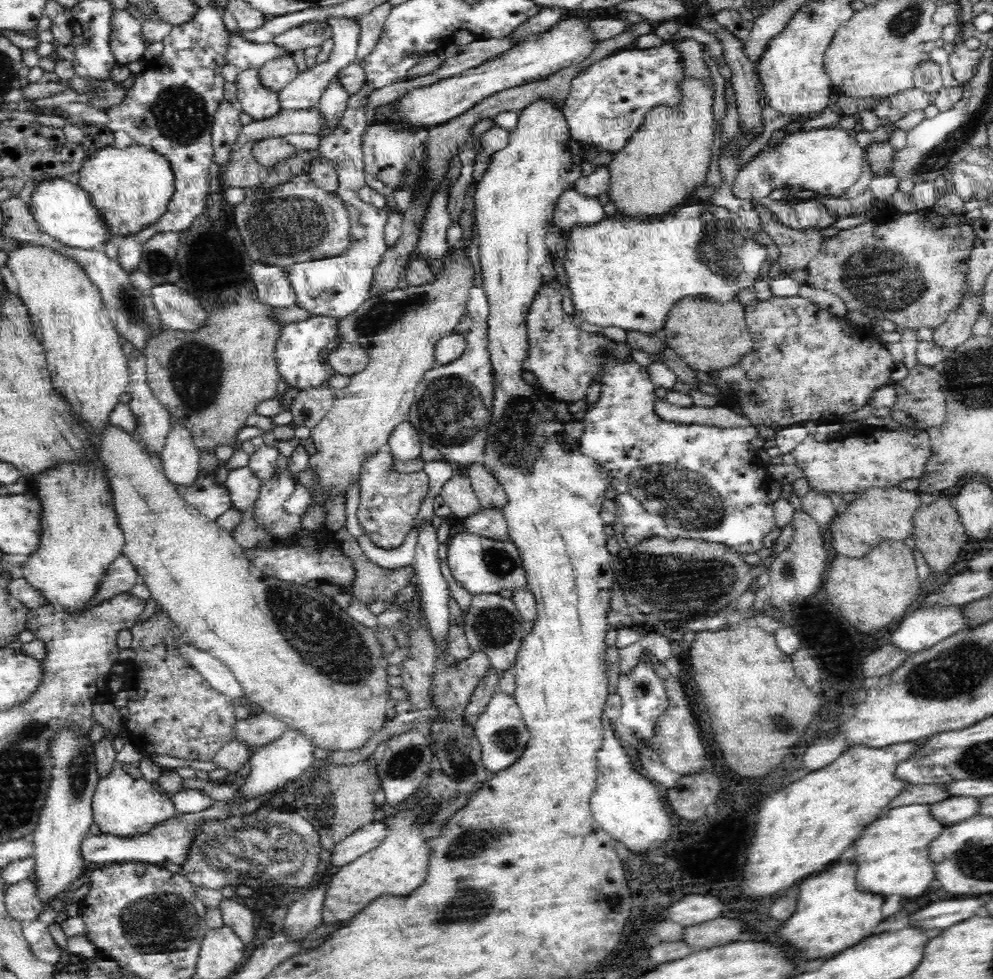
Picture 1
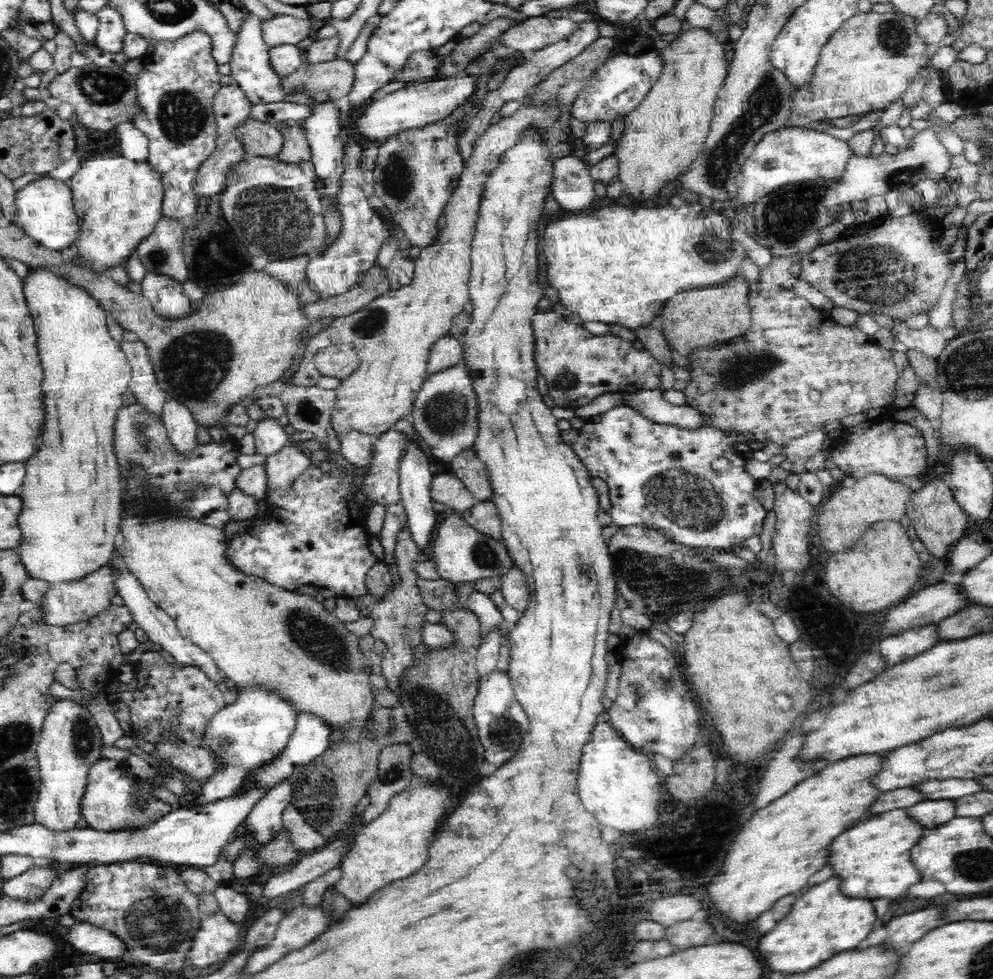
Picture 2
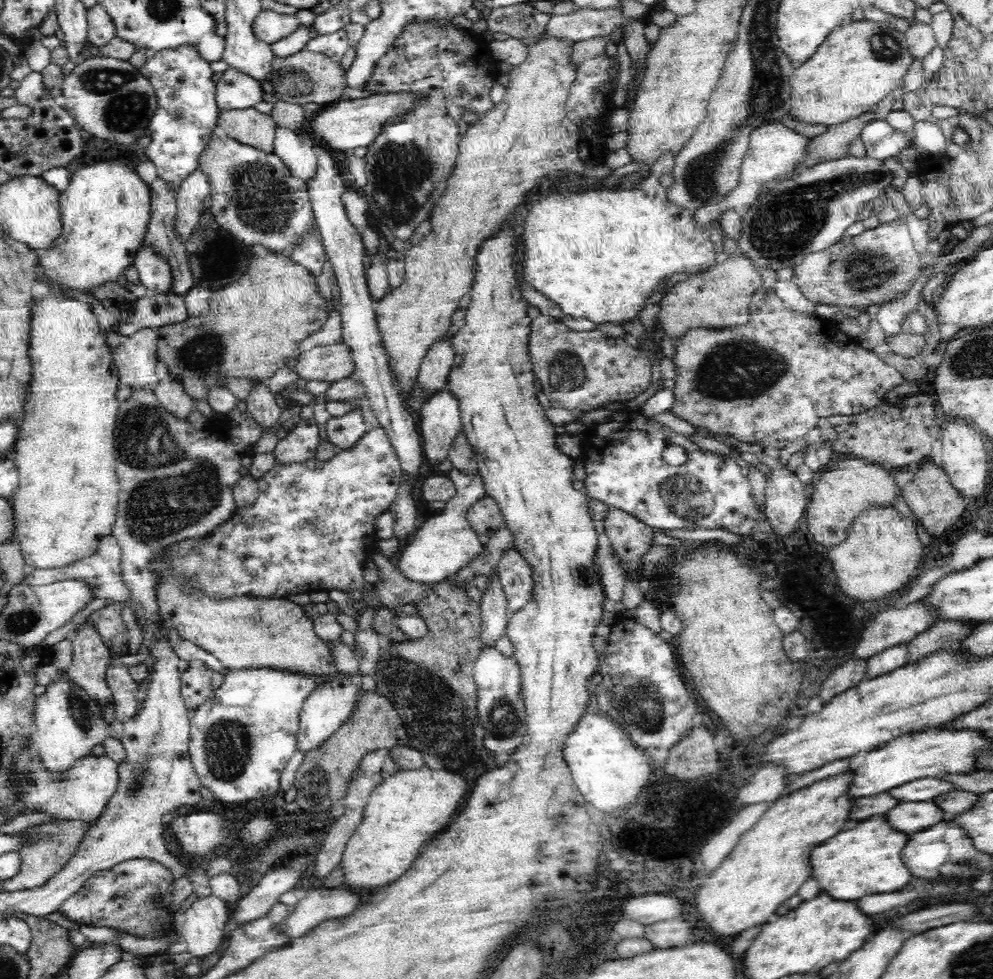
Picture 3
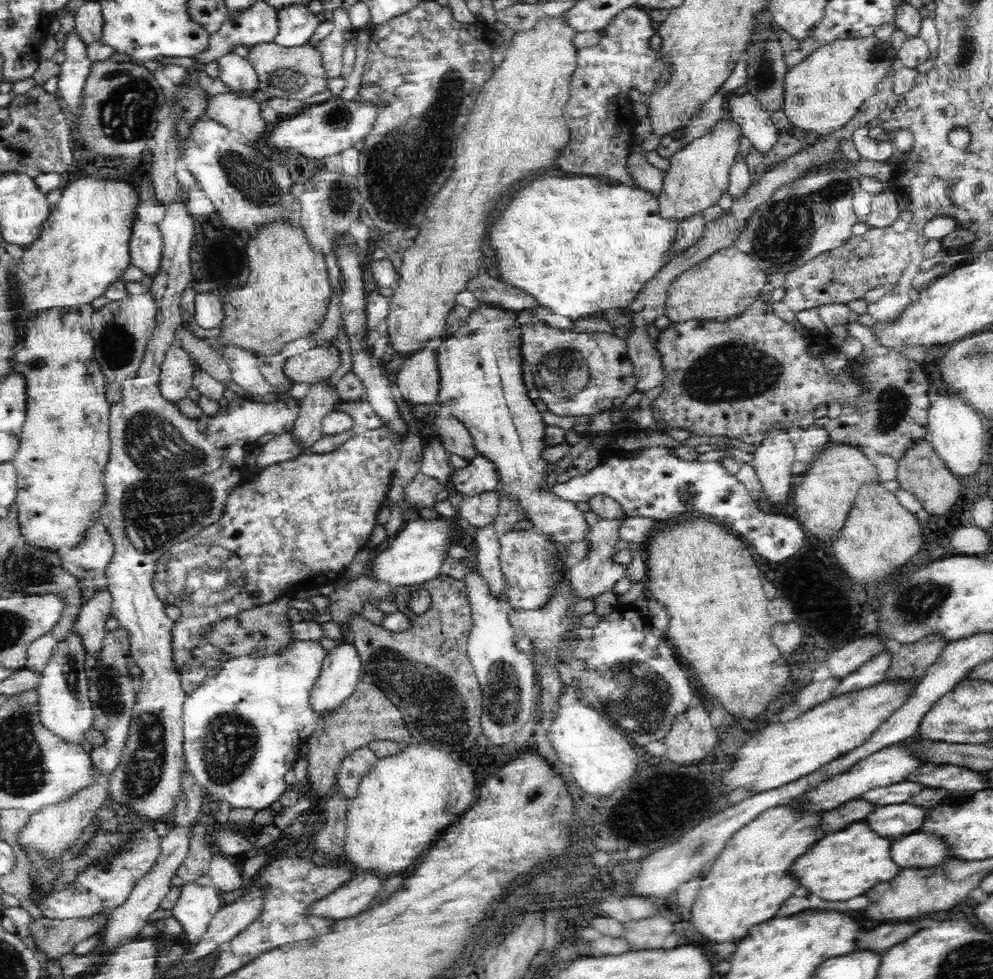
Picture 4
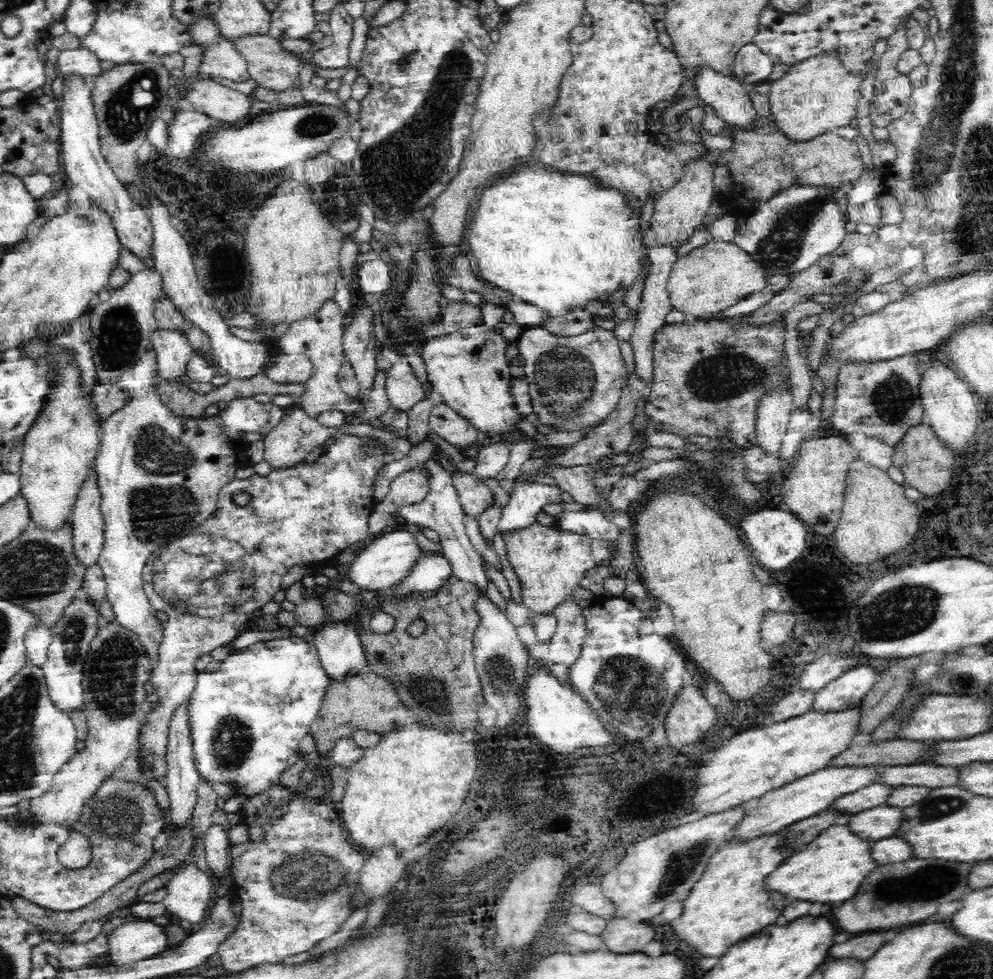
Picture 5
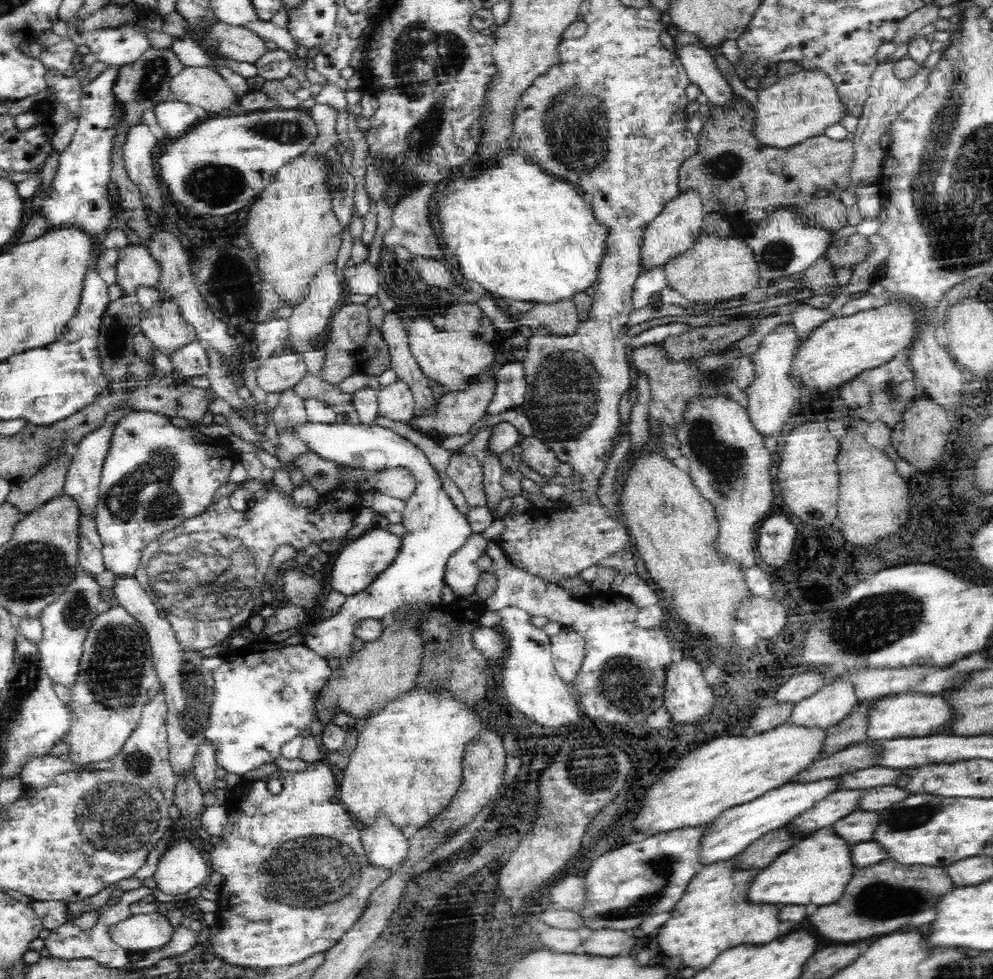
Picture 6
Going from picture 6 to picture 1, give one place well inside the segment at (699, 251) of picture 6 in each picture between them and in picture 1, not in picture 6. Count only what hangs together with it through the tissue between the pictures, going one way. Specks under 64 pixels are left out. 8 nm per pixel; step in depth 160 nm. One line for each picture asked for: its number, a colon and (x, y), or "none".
1: (709, 335)
2: (709, 317)
3: (720, 298)
4: (721, 287)
5: (711, 278)

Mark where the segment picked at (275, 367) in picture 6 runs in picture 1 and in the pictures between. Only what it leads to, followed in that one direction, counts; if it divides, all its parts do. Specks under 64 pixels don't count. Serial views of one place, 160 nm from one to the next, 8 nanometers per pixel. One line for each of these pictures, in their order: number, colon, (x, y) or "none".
1: (347, 358)
2: (340, 360)
3: (332, 363)
4: (310, 366)
5: (287, 368)

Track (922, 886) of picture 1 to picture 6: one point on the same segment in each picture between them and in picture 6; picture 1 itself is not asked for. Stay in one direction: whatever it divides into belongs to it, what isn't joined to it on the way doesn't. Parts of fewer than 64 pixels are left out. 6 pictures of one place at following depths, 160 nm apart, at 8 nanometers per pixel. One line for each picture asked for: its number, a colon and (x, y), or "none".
2: (873, 859)
3: (866, 859)
4: (844, 864)
5: (831, 867)
6: (815, 870)

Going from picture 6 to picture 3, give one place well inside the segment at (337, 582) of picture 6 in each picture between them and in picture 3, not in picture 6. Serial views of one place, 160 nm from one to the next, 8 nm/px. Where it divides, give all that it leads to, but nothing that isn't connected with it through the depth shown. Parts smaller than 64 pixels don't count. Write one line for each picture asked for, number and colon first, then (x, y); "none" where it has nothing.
3: (445, 543)
4: (415, 556)
5: (387, 559)

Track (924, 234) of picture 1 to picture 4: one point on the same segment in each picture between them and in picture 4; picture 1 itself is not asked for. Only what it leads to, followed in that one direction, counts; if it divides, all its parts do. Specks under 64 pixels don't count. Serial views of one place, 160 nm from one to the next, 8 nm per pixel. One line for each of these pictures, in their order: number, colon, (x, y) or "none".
2: (891, 266)
3: (878, 266)
4: (846, 273)

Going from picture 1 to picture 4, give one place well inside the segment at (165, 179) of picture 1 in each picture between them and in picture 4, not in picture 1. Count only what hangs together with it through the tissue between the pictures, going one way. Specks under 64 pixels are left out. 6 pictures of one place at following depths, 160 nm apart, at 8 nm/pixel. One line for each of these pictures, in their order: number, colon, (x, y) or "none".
2: (119, 202)
3: (105, 212)
4: (83, 248)

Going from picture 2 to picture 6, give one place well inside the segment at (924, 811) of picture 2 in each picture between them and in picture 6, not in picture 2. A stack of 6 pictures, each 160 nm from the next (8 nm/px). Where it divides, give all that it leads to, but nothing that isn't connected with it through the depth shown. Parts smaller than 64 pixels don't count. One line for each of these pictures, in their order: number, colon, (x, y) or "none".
3: (914, 817)
4: (895, 820)
5: (880, 822)
6: (860, 825)

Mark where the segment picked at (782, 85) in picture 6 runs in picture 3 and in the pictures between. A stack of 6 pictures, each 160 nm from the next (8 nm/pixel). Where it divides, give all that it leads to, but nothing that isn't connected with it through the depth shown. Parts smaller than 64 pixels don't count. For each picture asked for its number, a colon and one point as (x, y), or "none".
3: (859, 63)
4: (823, 92)
5: (816, 96)

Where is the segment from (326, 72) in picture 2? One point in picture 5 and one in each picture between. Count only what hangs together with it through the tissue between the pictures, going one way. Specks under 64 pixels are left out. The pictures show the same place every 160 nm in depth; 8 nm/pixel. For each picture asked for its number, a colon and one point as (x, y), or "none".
3: (306, 76)
4: (296, 73)
5: (270, 65)

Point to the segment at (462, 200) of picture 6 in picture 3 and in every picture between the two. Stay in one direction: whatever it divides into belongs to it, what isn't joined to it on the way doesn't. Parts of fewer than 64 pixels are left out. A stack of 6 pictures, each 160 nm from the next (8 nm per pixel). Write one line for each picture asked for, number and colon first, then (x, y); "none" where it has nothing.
3: (599, 255)
4: (579, 246)
5: (559, 241)

